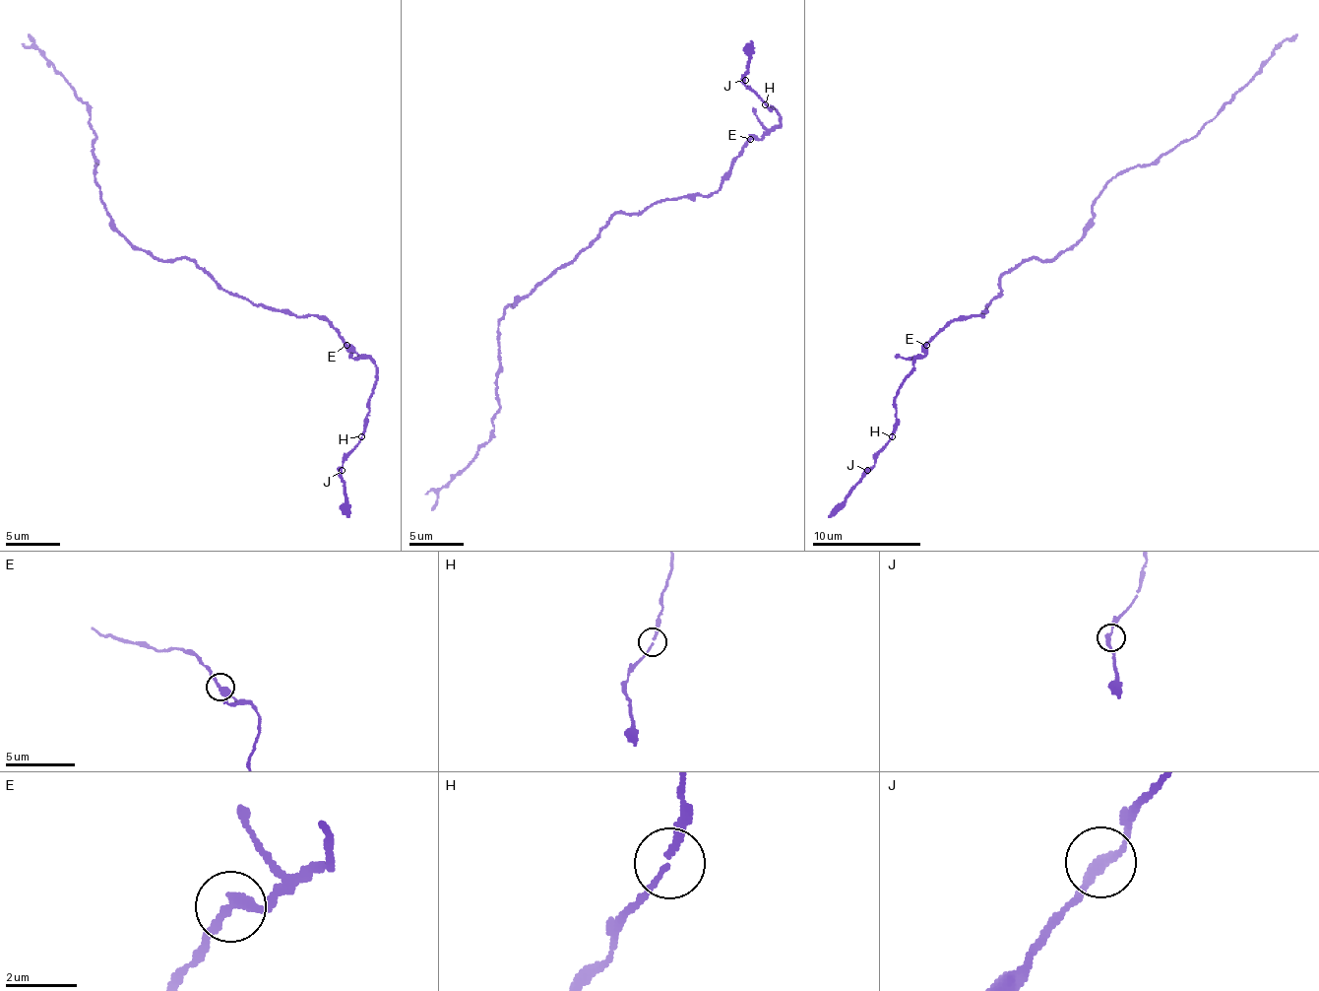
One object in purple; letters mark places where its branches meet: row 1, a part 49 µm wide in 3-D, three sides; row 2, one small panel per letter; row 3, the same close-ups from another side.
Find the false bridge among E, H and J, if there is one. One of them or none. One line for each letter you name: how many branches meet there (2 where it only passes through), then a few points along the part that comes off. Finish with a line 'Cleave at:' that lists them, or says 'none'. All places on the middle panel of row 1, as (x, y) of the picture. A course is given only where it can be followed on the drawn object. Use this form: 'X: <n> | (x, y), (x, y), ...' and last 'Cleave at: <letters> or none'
E: 2 | (751, 139), (713, 193), (618, 213), (572, 261), (510, 304), (499, 323), (493, 434), (436, 495), (431, 510)
Cleave at: E

